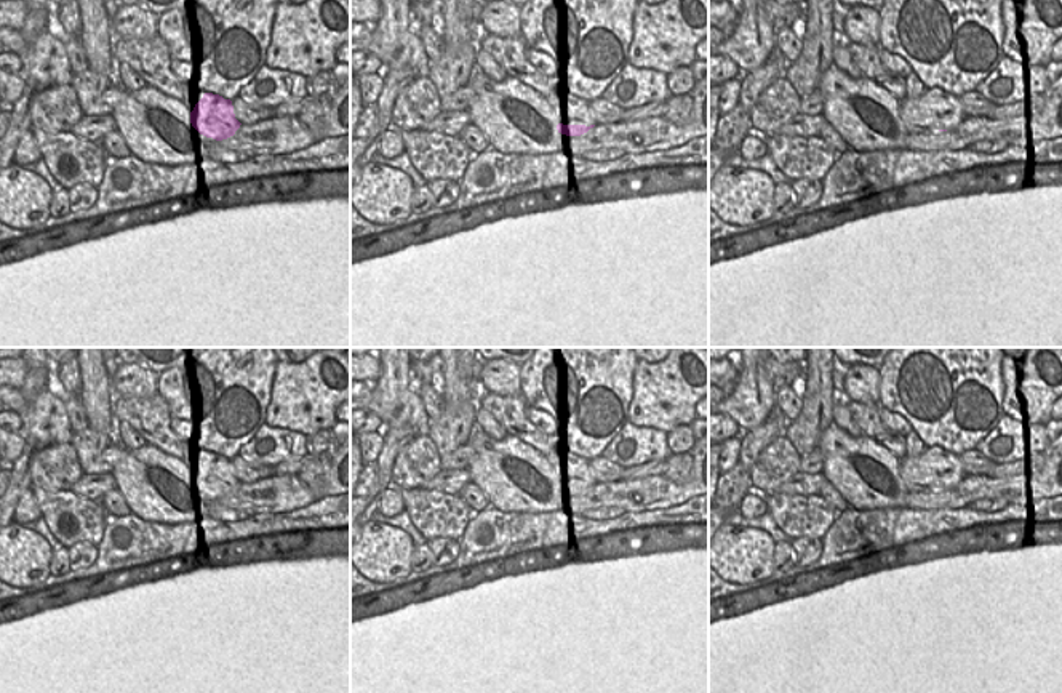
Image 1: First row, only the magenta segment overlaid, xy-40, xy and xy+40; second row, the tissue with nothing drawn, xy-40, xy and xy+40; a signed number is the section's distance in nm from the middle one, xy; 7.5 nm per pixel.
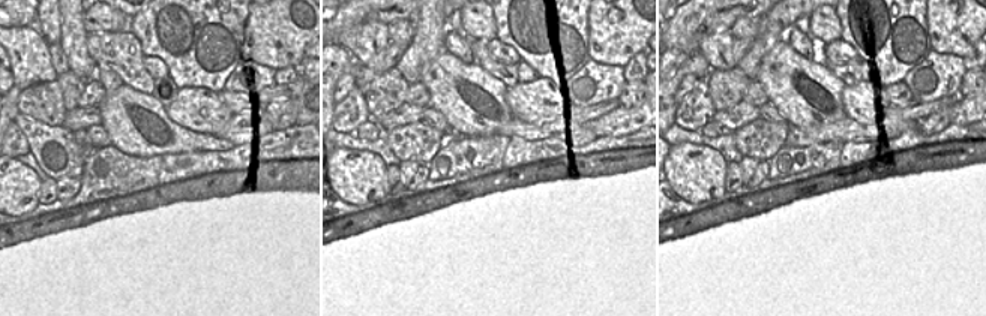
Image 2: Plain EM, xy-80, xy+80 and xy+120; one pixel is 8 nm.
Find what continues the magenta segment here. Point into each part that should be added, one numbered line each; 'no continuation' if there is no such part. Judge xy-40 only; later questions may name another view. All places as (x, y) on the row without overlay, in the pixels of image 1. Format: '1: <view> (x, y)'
no continuation

